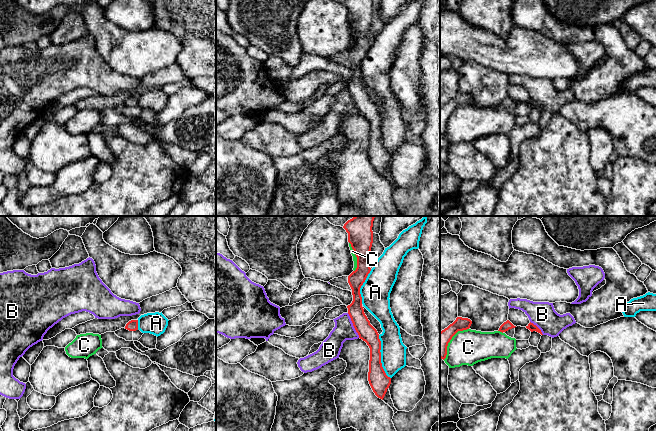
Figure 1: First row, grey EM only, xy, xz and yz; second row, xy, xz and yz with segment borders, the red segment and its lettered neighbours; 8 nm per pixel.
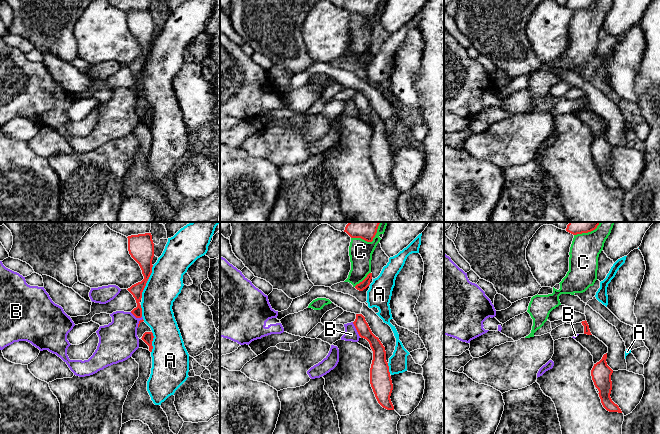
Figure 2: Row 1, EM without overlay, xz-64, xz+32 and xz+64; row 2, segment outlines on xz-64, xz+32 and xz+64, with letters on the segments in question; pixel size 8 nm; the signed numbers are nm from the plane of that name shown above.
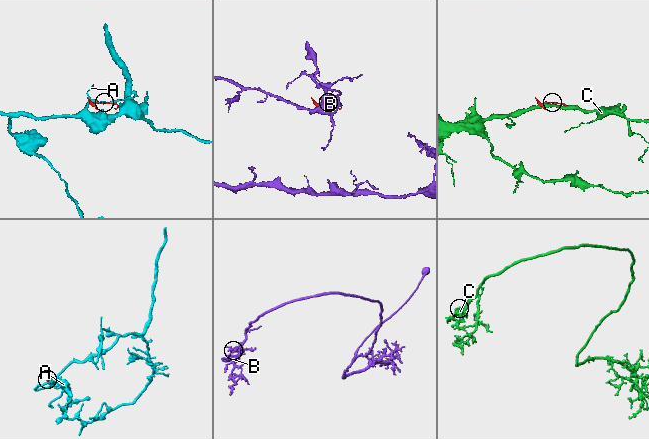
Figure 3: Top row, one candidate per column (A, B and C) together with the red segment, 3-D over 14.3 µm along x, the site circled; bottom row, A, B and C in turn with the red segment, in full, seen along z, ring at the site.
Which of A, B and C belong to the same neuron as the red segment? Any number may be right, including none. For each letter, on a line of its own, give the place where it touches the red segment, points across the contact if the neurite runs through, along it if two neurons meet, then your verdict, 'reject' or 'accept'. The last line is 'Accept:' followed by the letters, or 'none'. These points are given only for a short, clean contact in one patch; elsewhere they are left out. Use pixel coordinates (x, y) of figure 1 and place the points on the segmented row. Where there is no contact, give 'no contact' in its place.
A: contact xz (380, 357); reject
B: contact xz (353, 325); border xz (347, 313), (359, 337); reject
C: contact xz (356, 256); reject
Accept: none

